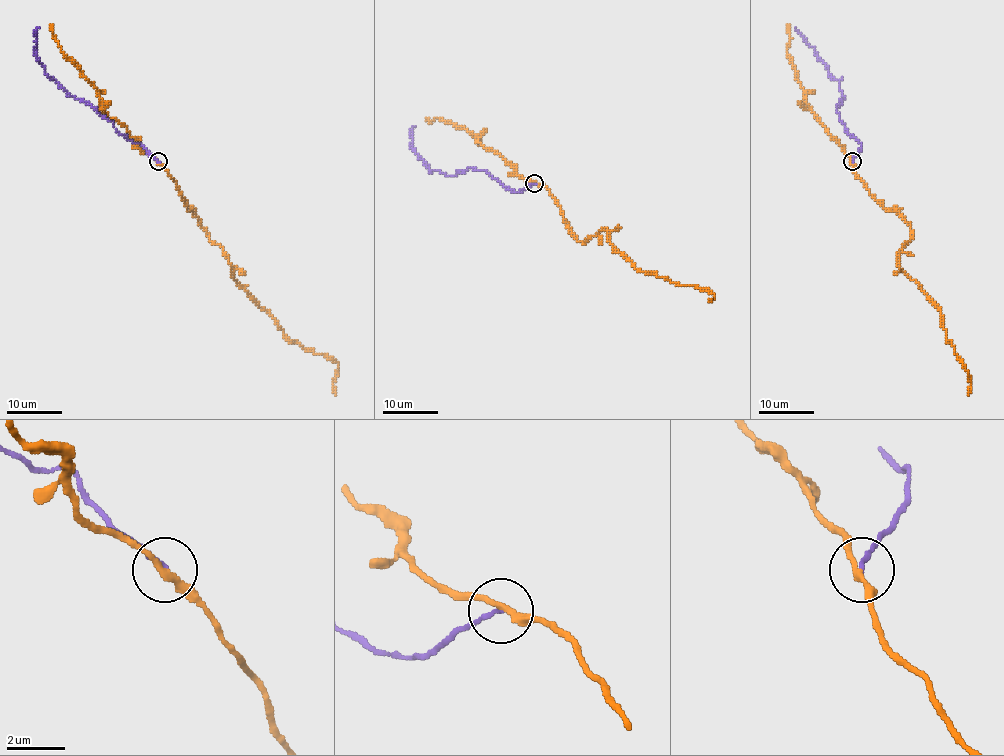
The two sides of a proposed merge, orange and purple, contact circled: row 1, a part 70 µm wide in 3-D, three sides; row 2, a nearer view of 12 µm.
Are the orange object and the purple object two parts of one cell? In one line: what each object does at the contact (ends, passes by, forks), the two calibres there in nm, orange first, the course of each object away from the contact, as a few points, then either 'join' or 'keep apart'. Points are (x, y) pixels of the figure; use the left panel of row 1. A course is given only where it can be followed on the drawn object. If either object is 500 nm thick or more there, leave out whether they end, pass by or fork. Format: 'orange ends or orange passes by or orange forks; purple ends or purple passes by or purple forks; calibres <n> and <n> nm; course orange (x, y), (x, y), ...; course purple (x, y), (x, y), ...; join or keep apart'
orange passes by; purple ends; calibres 200 and 160 nm; course orange (158, 161), (208, 238), (222, 249), (233, 279), (287, 338), (337, 364), (335, 396); course purple (158, 161), (138, 142), (121, 135), (108, 120), (71, 97), (45, 73), (34, 51), (38, 27); keep apart

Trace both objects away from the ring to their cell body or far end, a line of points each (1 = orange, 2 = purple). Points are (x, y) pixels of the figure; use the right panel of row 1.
1: (852, 161), (866, 189), (912, 231), (899, 265), (939, 308), (947, 338), (970, 382), (967, 396)
2: (852, 161), (860, 142), (849, 135), (840, 120), (837, 108), (845, 98), (840, 83), (829, 73), (794, 27)

